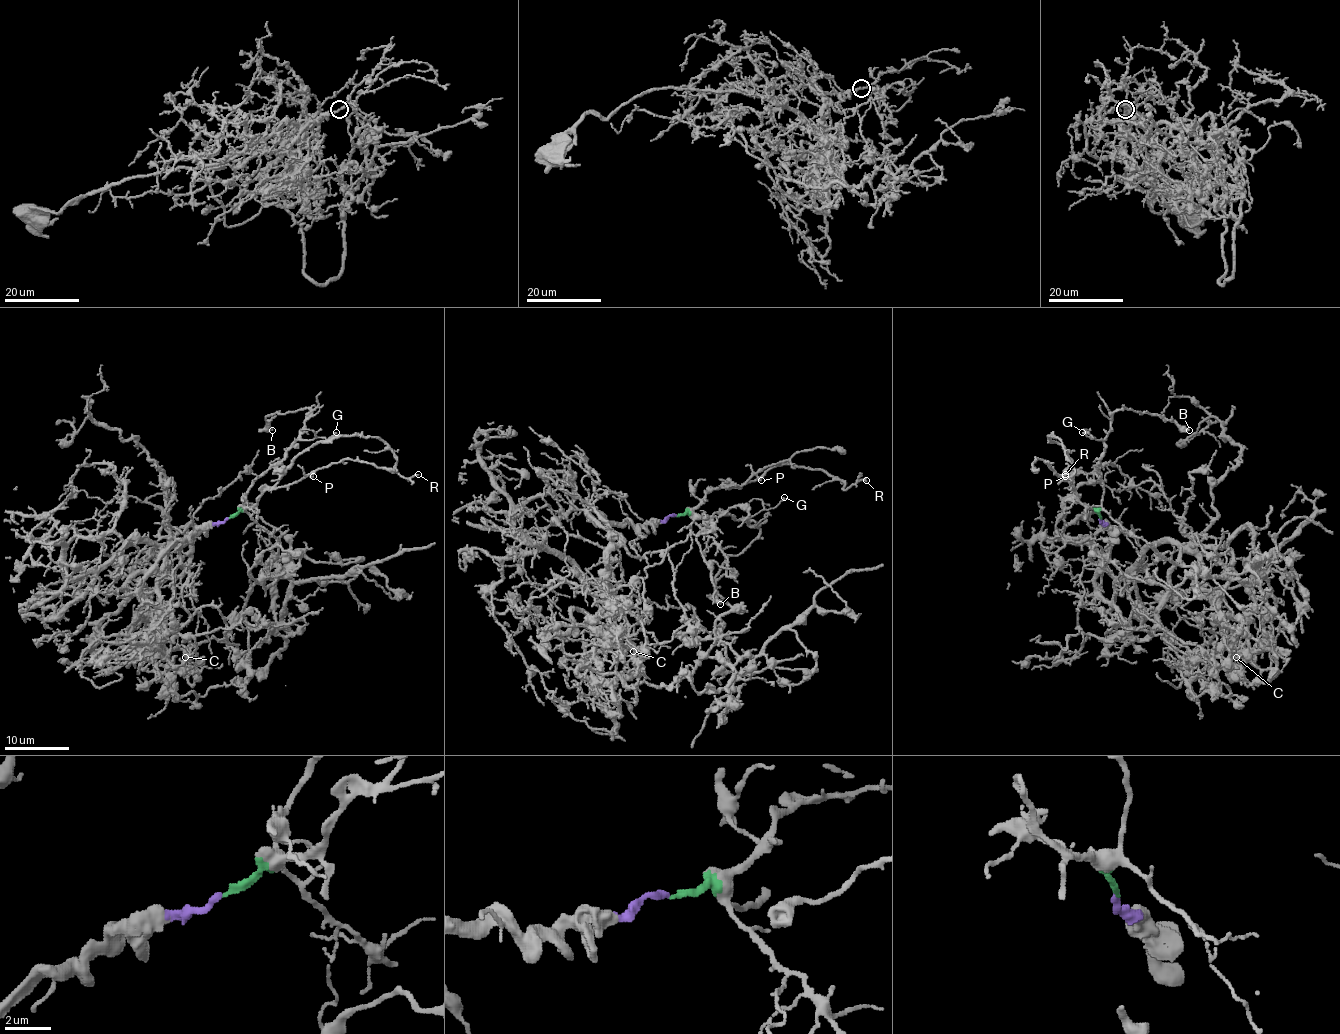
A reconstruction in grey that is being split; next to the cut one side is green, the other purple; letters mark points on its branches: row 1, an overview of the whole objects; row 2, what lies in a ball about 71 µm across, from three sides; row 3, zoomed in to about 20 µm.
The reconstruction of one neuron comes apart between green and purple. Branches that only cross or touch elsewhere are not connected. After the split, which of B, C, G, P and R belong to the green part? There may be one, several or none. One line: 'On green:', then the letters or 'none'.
On green: B, G, P, R

